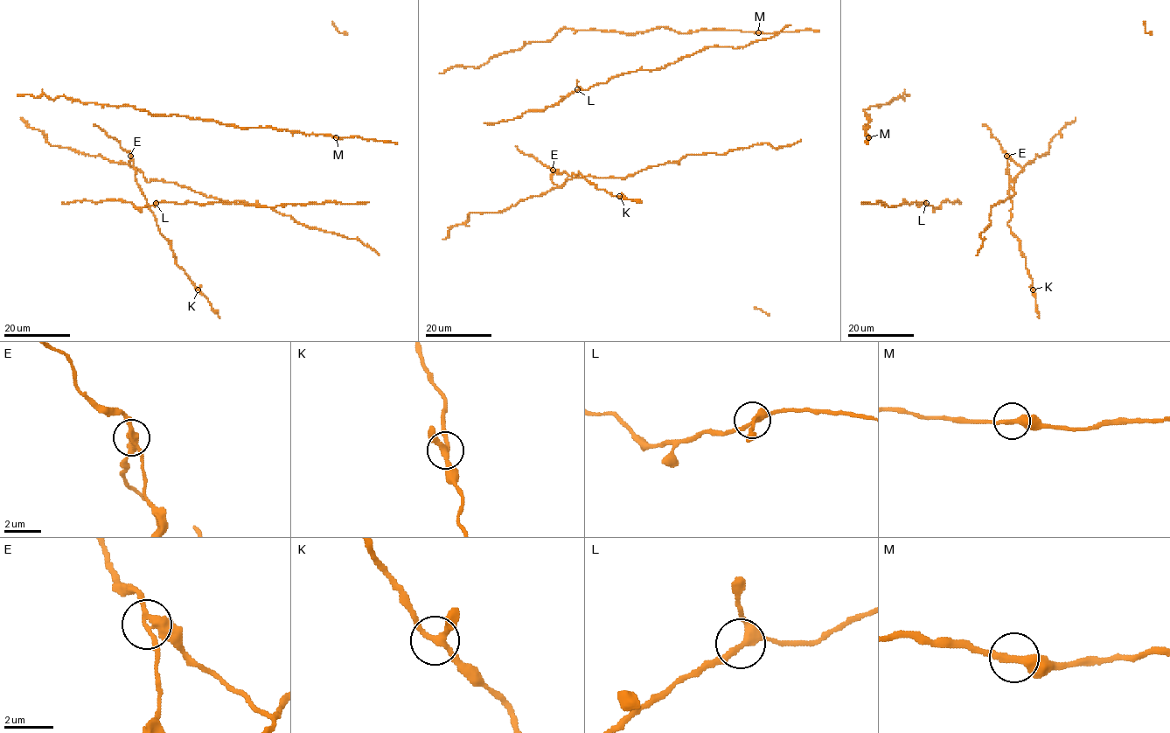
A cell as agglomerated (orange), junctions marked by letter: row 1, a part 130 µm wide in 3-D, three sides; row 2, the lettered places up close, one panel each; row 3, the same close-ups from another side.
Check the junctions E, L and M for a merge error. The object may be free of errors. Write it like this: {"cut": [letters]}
{"cut": ["E"]}

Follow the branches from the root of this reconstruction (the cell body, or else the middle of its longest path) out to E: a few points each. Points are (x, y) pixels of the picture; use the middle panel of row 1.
E: (518, 147), (553, 170)

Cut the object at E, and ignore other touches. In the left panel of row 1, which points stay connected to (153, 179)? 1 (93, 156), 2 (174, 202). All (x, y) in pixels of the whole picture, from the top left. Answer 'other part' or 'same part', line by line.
1: same part
2: same part

